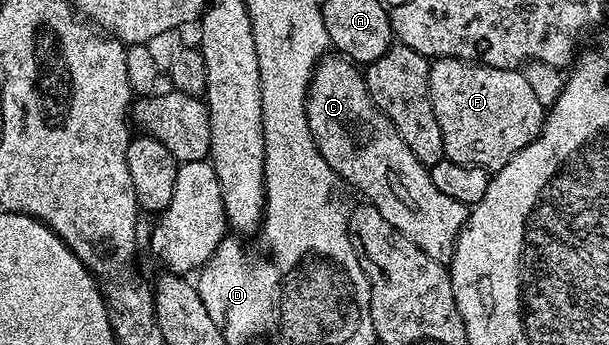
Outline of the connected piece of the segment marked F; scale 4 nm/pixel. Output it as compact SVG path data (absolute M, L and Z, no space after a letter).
M434 59L430 62L429 96L435 109L435 121L439 121L443 133L445 158L459 165L485 167L490 173L507 165L515 153L537 140L547 114L546 107L539 105L531 85L527 85L527 77L520 70L484 67L482 63L466 63L464 59Z

